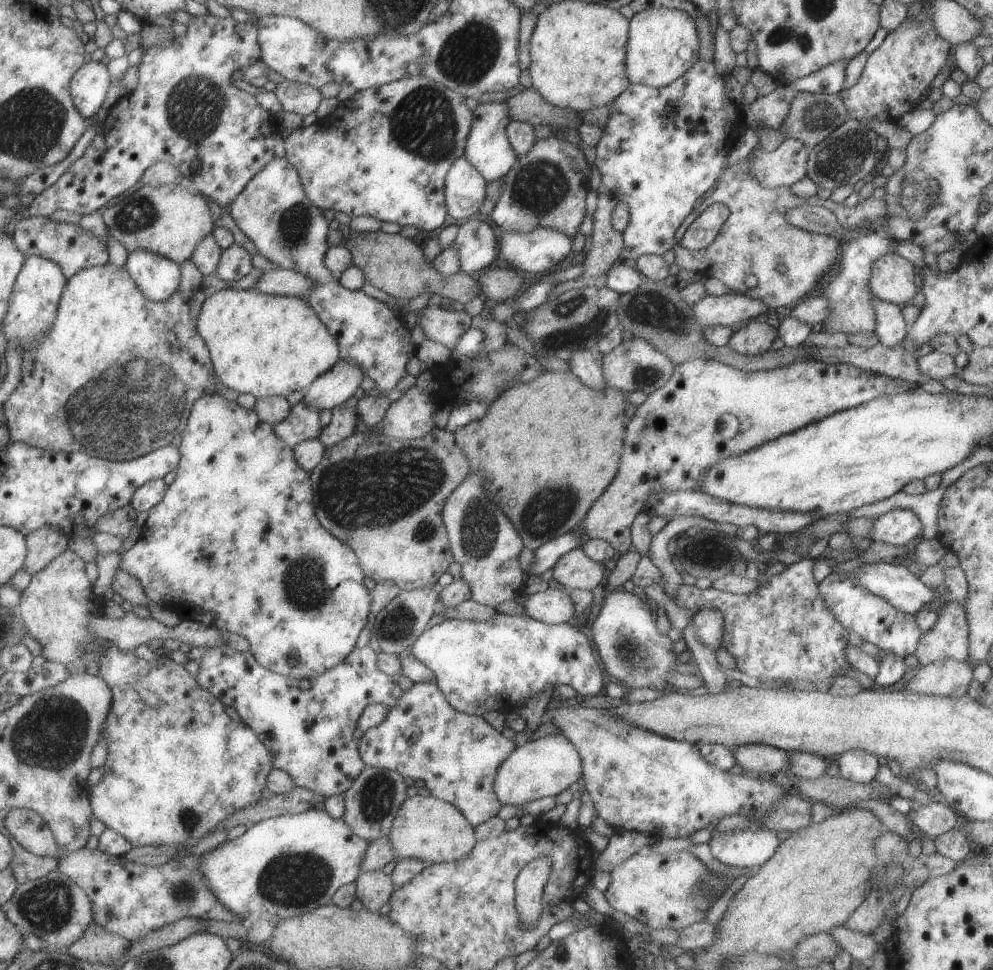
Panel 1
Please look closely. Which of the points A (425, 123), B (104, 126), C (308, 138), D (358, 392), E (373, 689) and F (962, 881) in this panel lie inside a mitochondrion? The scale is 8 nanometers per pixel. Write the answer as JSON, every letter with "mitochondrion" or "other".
{"A":"mitochondrion","B":"other","C":"other","D":"other","E":"other","F":"other"}

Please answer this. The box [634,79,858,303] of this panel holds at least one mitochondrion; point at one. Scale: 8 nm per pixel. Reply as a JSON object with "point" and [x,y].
{"point":[822,117]}

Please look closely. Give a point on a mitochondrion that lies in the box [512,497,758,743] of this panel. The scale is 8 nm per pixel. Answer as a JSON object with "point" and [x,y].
{"point":[639,657]}

